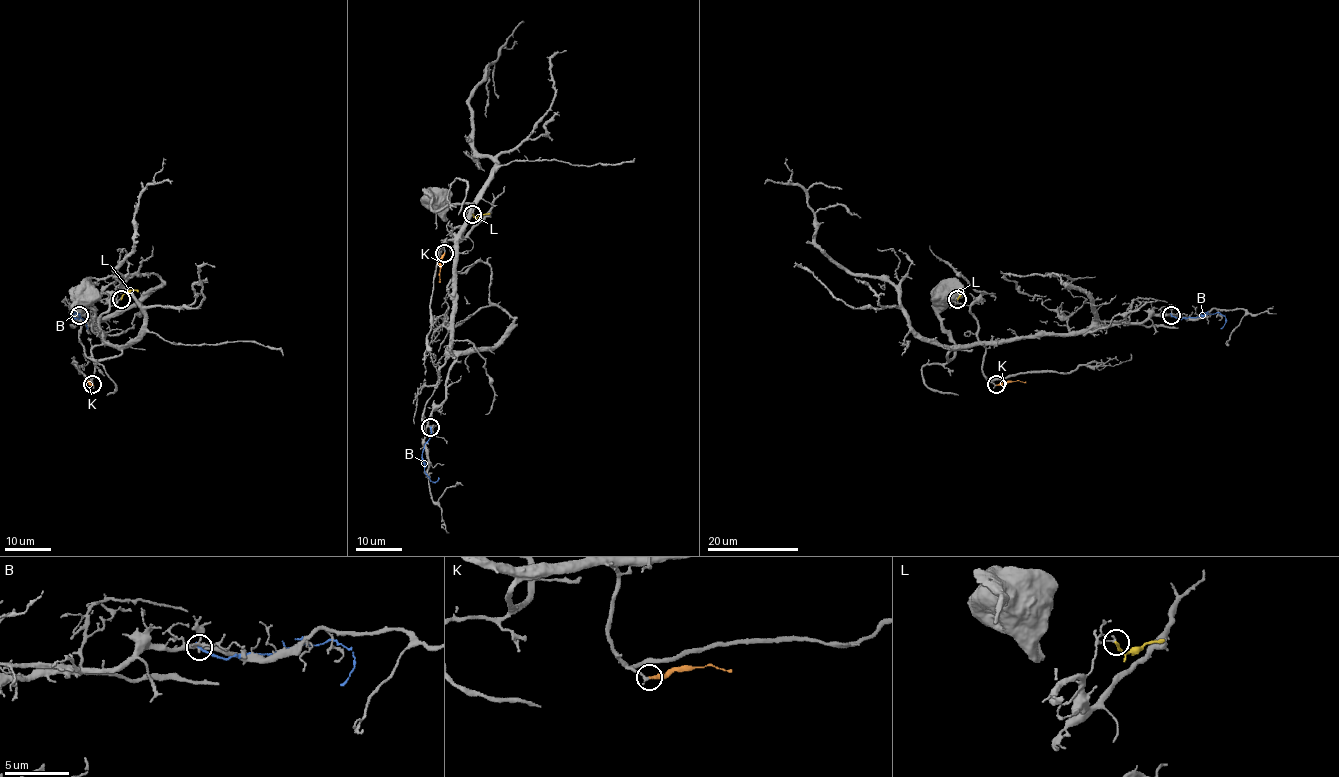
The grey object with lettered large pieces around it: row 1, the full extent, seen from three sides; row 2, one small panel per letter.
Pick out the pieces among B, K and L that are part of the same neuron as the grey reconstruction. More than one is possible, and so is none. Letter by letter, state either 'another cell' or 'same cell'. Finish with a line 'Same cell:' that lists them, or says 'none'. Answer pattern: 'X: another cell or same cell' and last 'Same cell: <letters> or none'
B: another cell
K: same cell
L: another cell
Same cell: K

